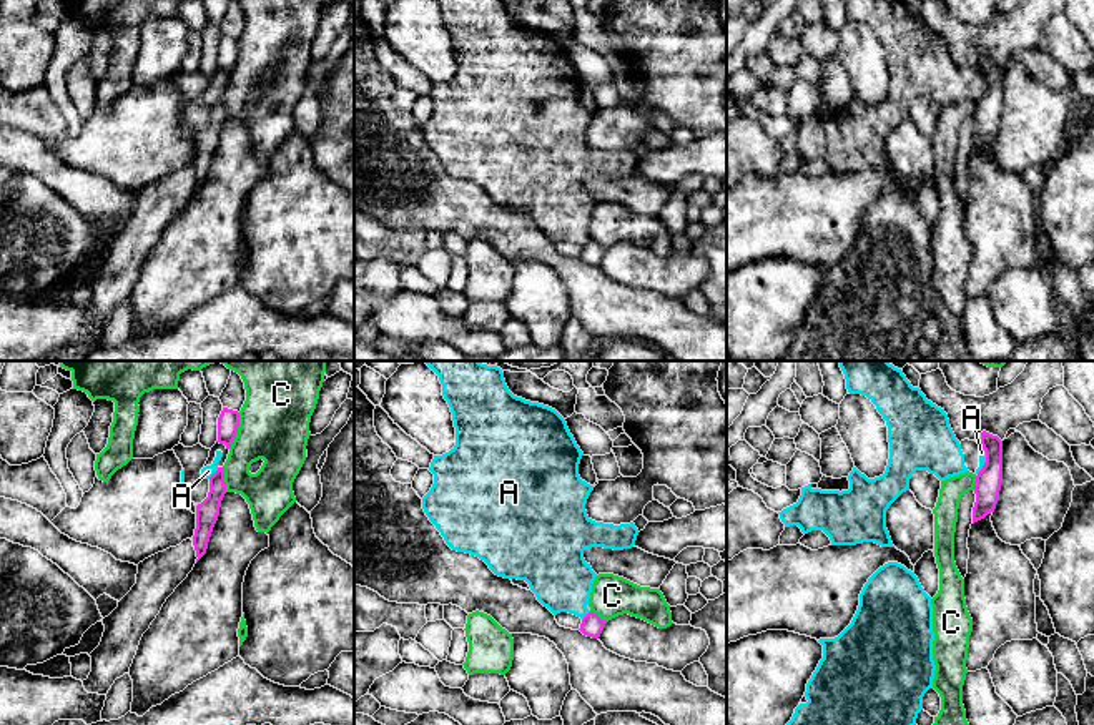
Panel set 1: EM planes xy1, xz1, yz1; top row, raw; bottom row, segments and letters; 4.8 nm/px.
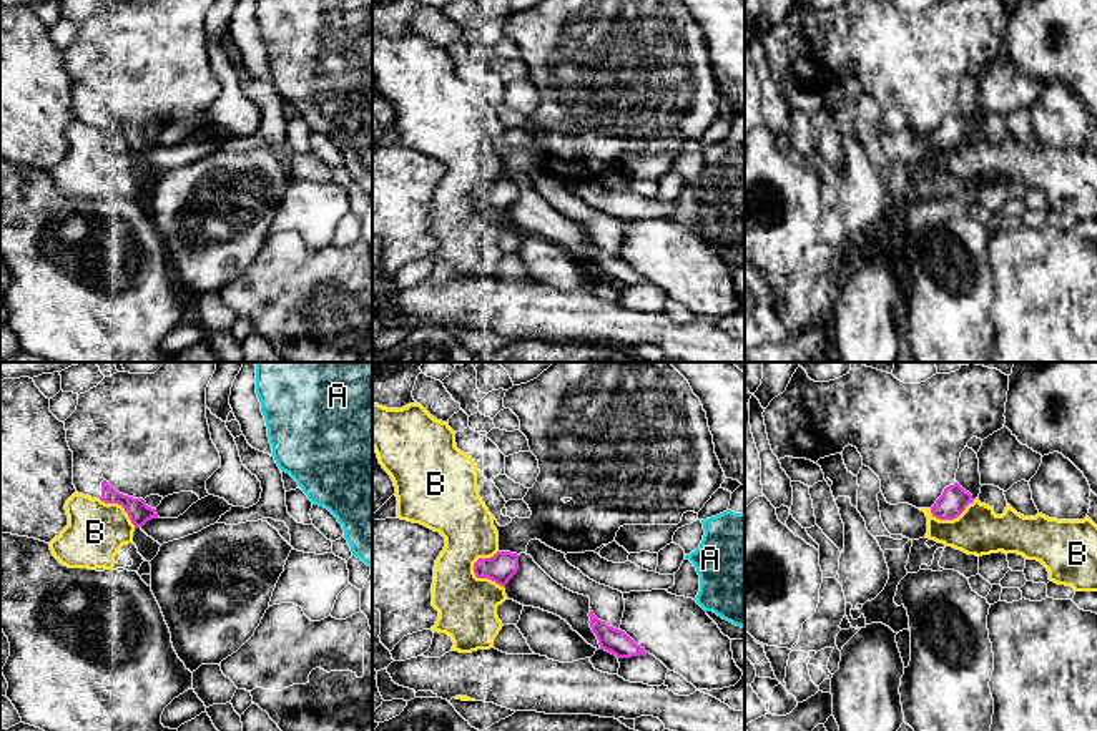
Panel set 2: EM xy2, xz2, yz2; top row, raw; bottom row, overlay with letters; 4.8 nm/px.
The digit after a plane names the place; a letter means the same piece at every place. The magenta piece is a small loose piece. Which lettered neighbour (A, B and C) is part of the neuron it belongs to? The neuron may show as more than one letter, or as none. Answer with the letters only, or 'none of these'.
none of these

